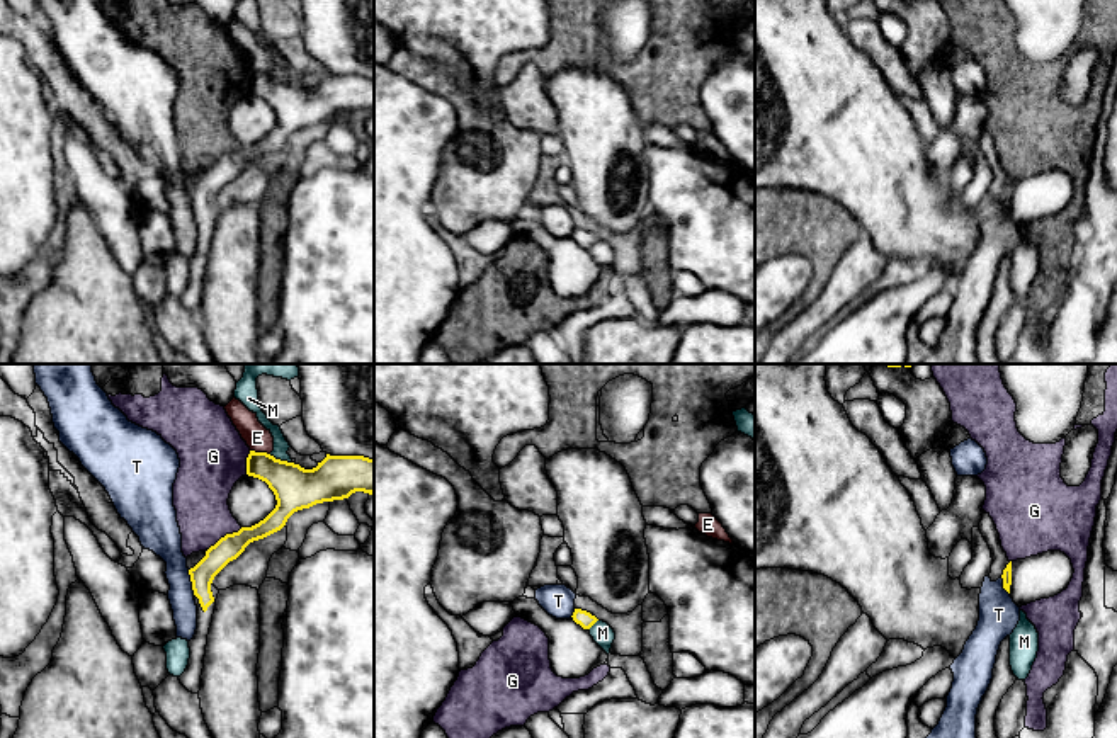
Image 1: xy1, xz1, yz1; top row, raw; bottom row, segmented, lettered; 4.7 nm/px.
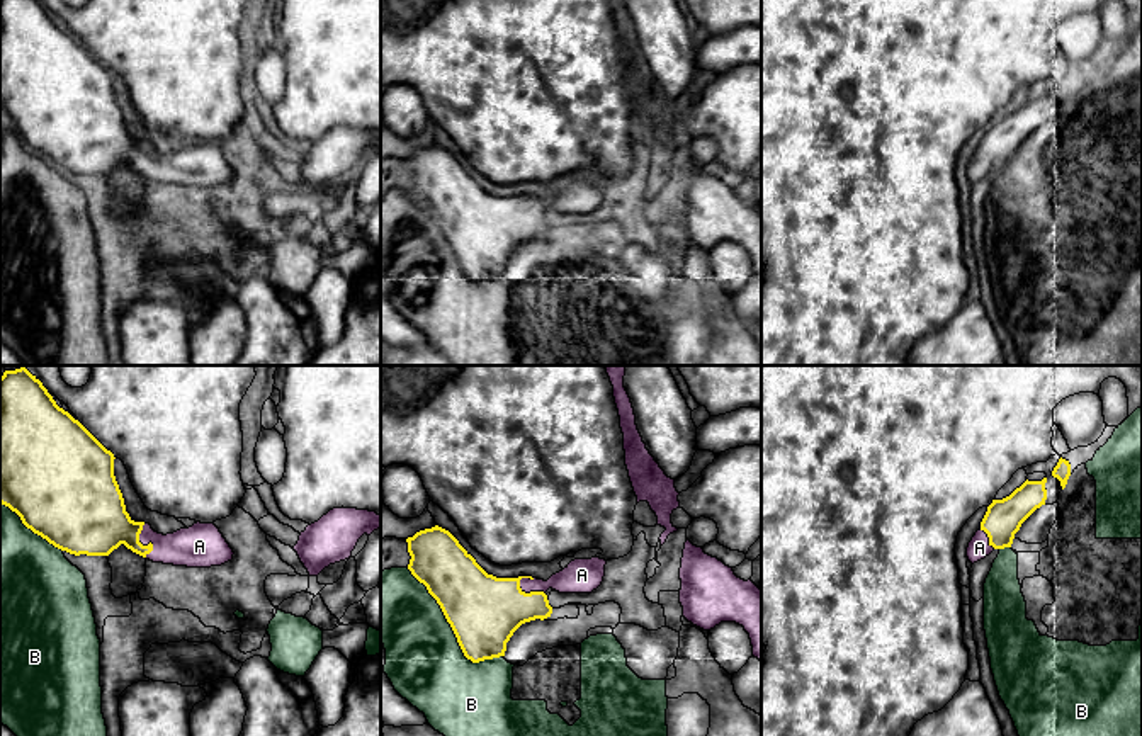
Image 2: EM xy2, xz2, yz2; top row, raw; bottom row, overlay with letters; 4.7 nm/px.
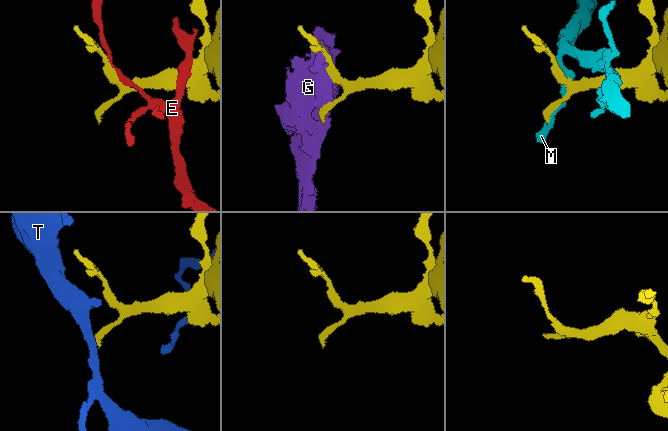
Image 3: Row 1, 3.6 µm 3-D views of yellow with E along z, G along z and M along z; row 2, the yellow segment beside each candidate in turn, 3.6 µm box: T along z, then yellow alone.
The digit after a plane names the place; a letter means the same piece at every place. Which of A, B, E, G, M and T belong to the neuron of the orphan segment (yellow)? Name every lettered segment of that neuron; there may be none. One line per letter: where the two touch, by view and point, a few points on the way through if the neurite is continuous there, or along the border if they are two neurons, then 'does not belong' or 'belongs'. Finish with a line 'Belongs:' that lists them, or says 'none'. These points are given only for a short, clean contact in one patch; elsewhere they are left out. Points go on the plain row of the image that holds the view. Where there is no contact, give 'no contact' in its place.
A: meets yellow in xz2 at (531, 211); runs through xz2 (483, 230), (520, 220), (531, 211), (580, 196); belongs
B: meets yellow in xz2 at (452, 249); does not belong
E: meets yellow in xy1 at (260, 72); does not belong
G: meets yellow in xy1 at (226, 153); does not belong
M: meets yellow in xy1 at (279, 79); does not belong
T: meets yellow in xy1 at (191, 199); border along xy1 (187, 189), (194, 213); does not belong
Belongs: A

